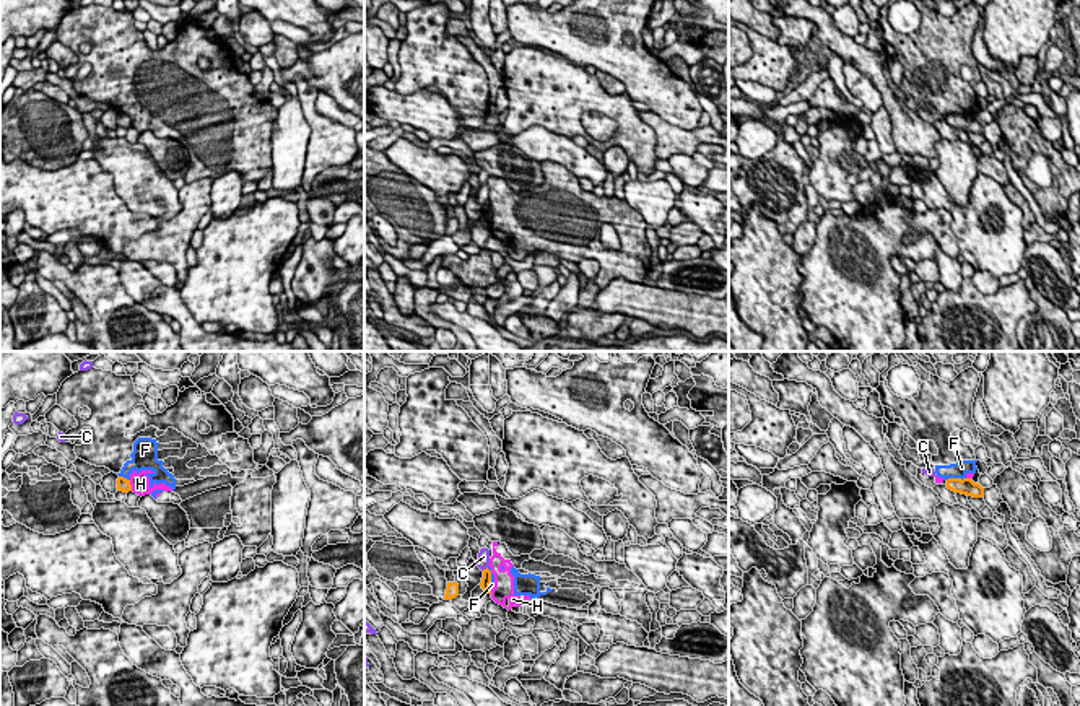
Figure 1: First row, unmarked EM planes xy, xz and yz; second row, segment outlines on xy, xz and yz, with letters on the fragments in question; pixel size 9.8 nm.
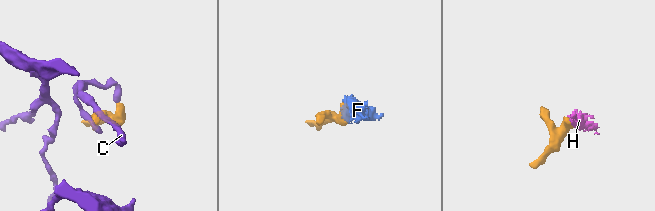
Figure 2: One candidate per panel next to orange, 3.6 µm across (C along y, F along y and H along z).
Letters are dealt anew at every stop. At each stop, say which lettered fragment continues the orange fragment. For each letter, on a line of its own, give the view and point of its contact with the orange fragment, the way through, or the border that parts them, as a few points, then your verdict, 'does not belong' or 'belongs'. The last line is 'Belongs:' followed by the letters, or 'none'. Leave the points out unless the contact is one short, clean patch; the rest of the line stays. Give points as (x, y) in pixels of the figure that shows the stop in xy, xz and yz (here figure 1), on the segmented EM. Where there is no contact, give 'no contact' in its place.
C: xz (483, 570) | across xz (485, 583), (483, 570), (483, 557) | belongs
F: yz (955, 479) | along yz (965, 477), (947, 480) | does not belong
H: xy (130, 485) | along xy (129, 480), (132, 490) | does not belong
Belongs: C

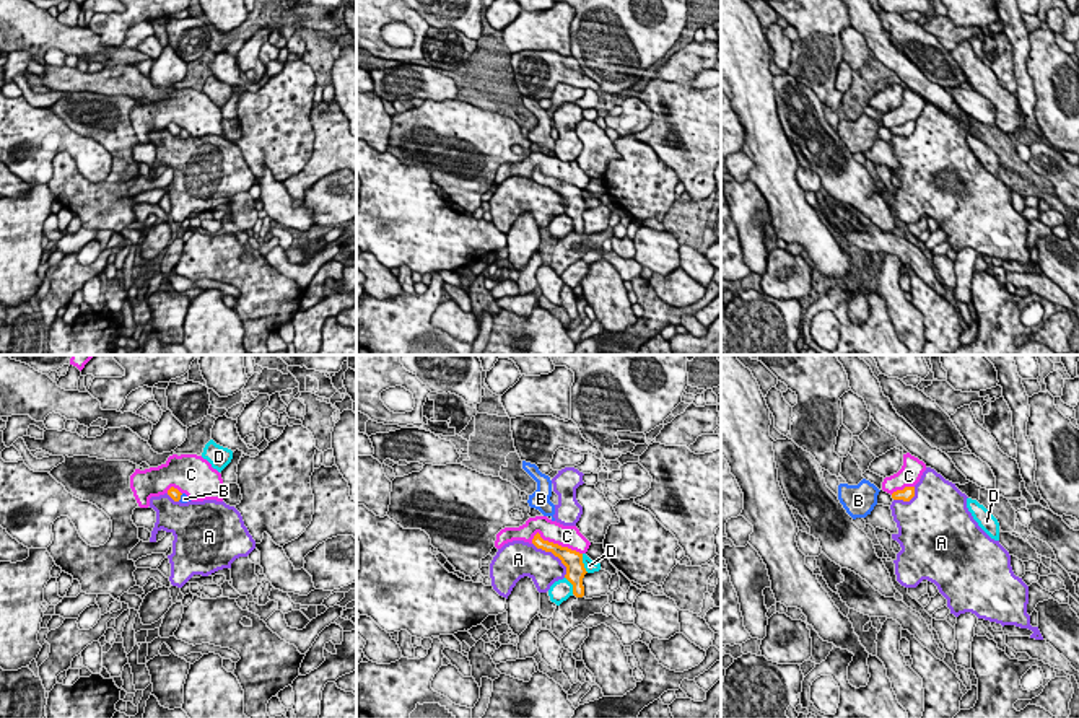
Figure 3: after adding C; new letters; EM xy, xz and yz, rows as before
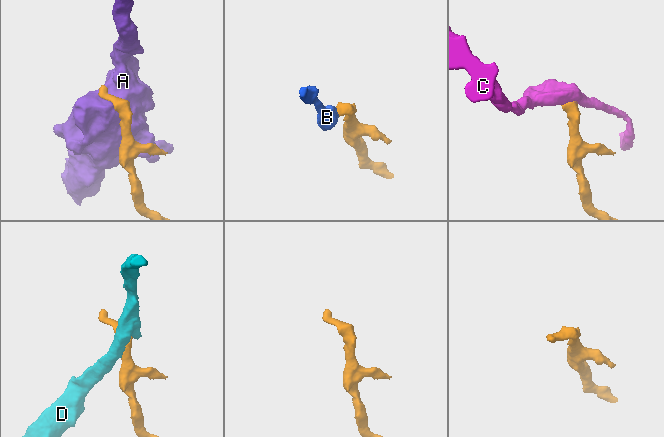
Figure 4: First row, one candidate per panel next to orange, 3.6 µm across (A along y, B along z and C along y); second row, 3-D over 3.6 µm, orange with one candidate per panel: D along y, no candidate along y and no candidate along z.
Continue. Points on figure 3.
A: xz (555, 556) | does not belong
B: xy (179, 497) | across xy (174, 494), (179, 497), (184, 499) | belongs
C: xz (557, 544) | does not belong
D: xz (583, 564) | does not belong
Belongs: B

